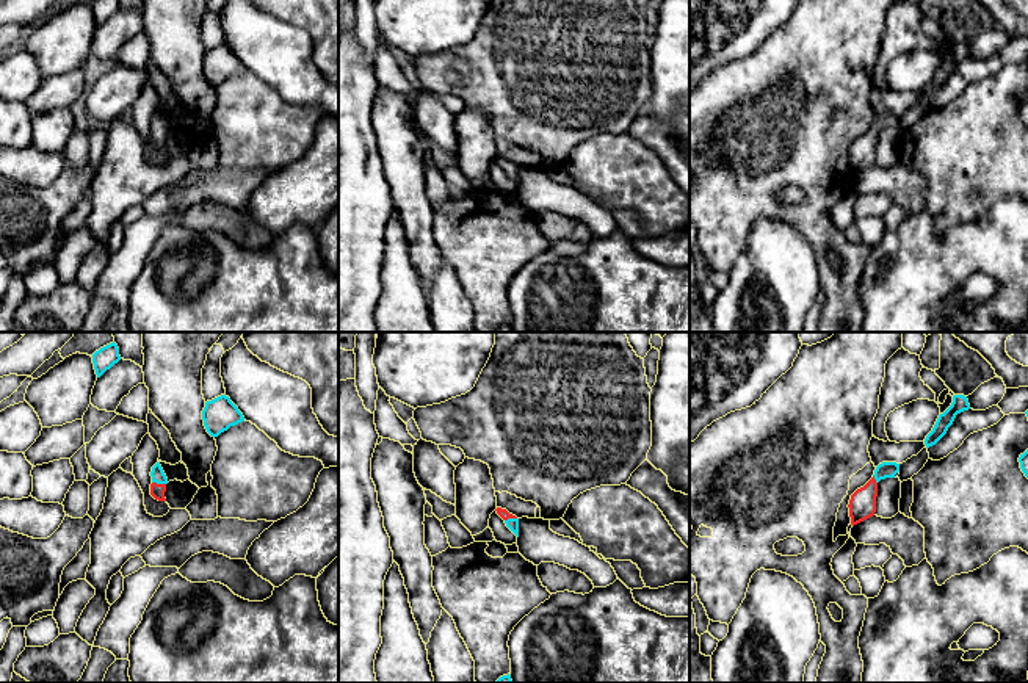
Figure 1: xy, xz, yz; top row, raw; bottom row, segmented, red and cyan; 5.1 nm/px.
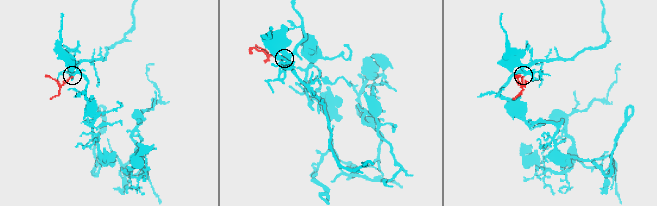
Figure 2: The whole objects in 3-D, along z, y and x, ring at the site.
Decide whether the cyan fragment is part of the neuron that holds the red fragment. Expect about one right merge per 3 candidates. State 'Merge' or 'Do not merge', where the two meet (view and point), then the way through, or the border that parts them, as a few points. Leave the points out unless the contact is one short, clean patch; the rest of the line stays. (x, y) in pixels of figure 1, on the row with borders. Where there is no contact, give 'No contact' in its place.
Merge. Touches red at xy (159, 484). Path across: xy (157, 491), (159, 484), (157, 473)

